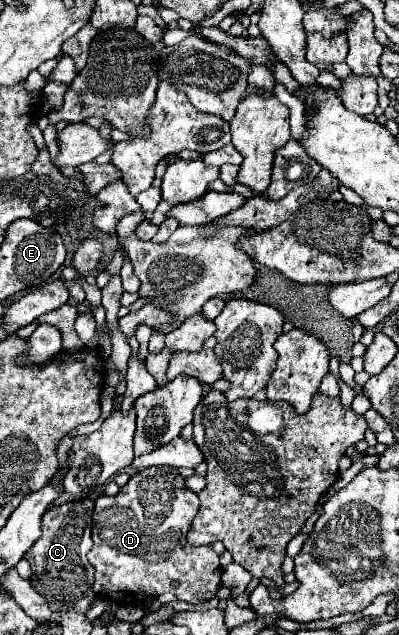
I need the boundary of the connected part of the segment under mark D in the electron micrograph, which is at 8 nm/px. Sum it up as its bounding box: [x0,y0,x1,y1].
[88,466,222,604]

